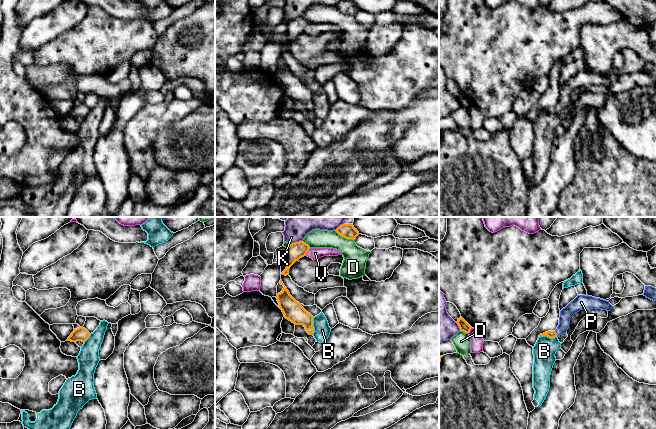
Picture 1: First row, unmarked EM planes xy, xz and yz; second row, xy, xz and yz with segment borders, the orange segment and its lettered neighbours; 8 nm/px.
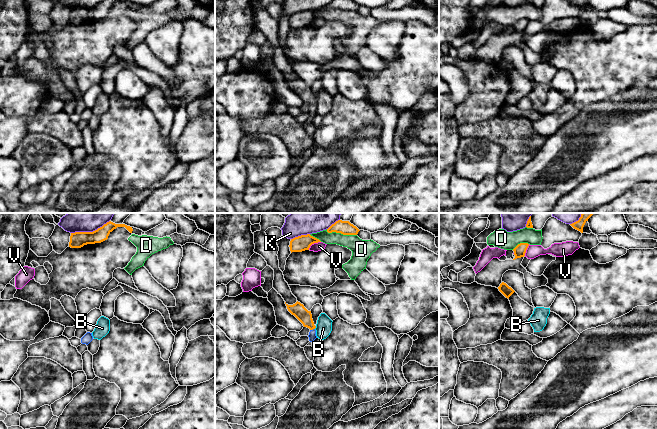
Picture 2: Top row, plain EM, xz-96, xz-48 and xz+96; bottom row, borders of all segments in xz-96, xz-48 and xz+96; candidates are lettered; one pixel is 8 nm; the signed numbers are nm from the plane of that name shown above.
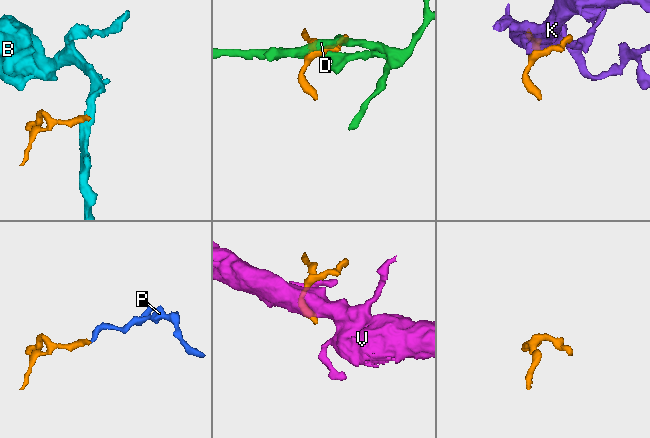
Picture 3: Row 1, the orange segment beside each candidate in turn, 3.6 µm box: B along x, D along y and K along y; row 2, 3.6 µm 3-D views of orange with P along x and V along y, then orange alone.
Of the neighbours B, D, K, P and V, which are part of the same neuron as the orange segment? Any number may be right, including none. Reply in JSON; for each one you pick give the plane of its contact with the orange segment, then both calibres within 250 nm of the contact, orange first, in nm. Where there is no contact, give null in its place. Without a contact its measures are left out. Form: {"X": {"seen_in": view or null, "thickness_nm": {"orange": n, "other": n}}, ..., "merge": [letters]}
{"P": {"seen_in": "yz", "thickness_nm": {"orange": 60, "other": 100}}, "merge": ["P"]}

